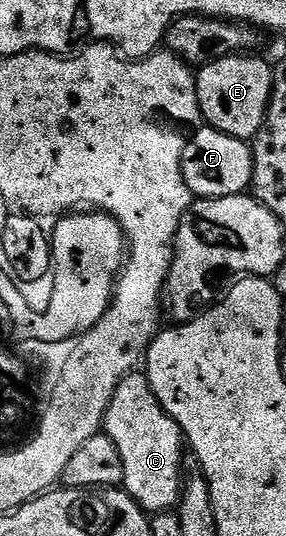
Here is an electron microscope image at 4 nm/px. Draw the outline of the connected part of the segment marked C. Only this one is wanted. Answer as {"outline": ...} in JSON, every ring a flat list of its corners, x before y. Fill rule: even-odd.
{"outline":[[127,373,118,384,106,409,104,433,116,444,124,464,121,489,147,515,153,516,174,510,182,496,184,435,176,420,169,418,156,400,145,373,134,373]]}

